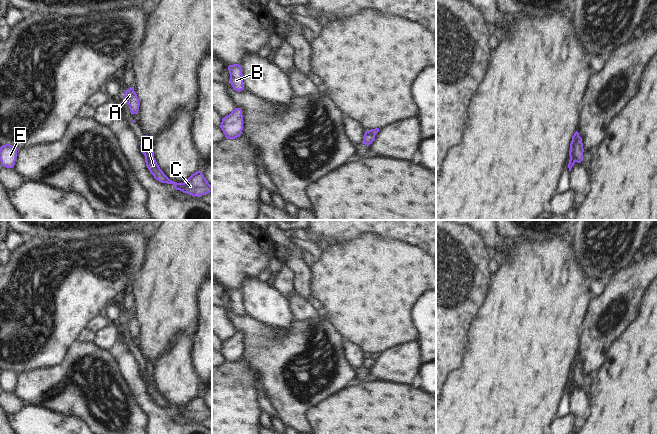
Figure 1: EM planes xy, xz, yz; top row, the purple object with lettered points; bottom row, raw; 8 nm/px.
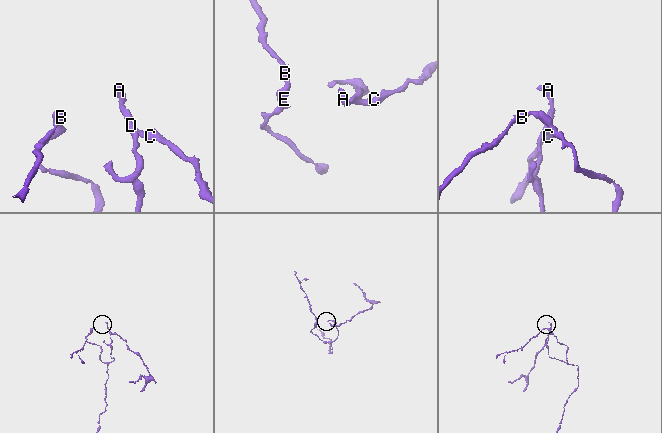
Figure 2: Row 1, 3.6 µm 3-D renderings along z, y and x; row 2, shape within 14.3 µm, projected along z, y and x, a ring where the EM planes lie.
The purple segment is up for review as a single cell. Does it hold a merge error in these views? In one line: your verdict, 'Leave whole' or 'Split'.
Split.

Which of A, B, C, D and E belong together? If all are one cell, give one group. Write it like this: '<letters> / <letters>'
A C / B D E

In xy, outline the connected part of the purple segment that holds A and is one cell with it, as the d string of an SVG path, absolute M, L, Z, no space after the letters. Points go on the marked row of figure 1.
M131 87L125 91L123 100L129 105L131 115L138 114L140 102L137 94L134 91L134 87Z

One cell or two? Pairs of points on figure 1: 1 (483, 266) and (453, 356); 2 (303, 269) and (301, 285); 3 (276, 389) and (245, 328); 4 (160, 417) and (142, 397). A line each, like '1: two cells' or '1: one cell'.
1: one cell
2: one cell
3: one cell
4: one cell

